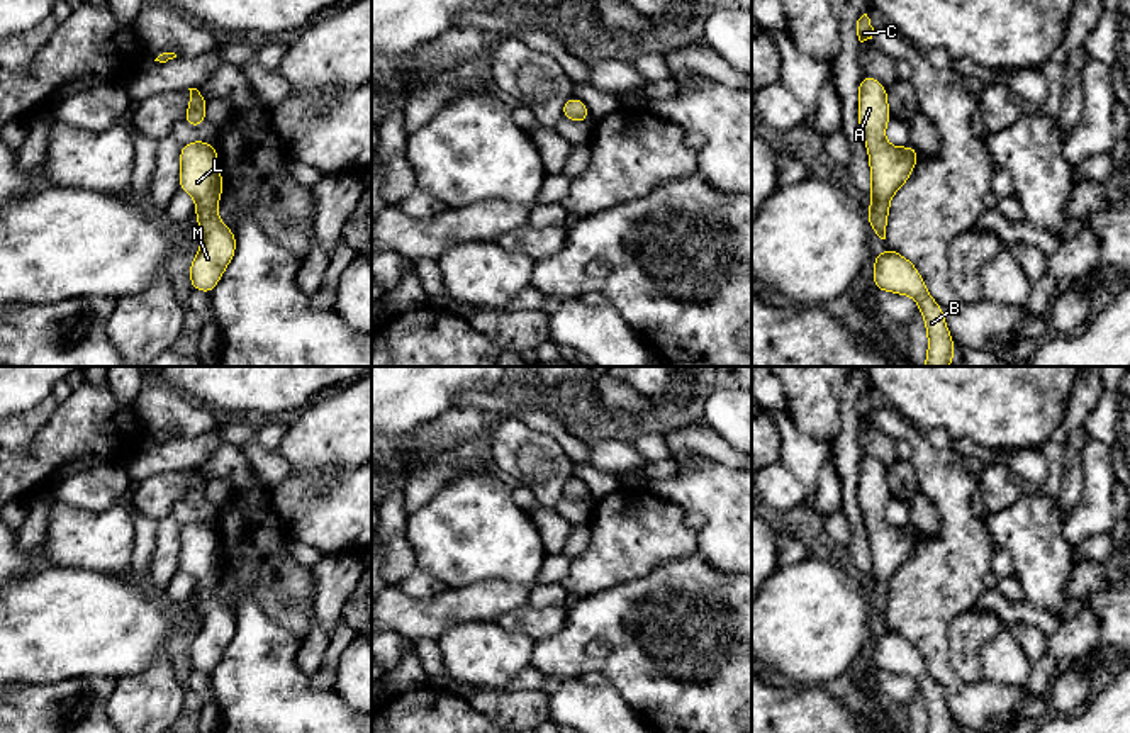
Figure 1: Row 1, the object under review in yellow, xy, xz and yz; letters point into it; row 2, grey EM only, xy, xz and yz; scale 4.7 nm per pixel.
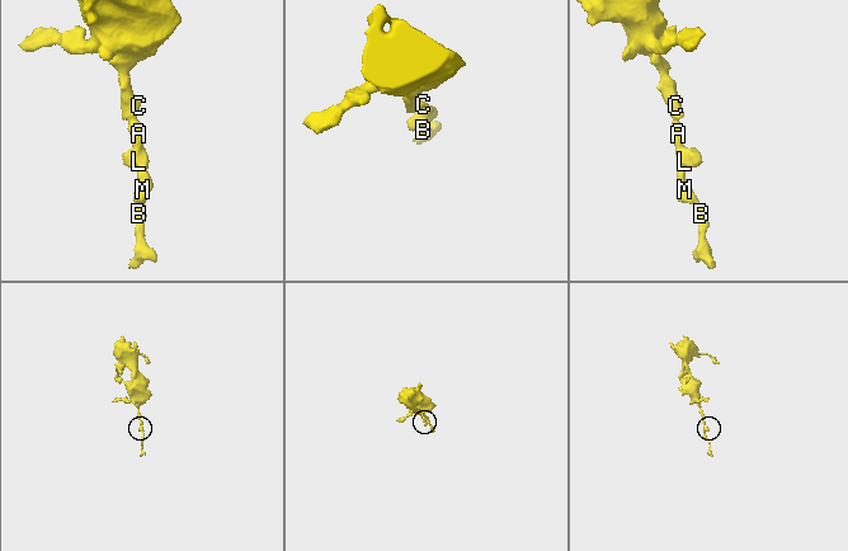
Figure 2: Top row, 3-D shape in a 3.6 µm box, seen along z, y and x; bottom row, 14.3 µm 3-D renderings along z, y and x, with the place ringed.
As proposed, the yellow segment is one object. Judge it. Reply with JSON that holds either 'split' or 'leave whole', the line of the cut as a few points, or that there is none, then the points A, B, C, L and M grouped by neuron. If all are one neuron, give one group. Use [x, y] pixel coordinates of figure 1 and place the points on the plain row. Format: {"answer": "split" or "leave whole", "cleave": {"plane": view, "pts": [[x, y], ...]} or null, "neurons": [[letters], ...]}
{"answer": "leave whole", "cleave": null, "neurons": [["A", "B", "C", "L", "M"]]}

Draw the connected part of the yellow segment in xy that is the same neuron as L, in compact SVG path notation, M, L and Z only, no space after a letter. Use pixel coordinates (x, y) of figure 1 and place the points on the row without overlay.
M192 521L180 529L182 572L195 579L202 623L190 645L193 670L210 674L236 633L236 616L217 596L222 558L214 524Z

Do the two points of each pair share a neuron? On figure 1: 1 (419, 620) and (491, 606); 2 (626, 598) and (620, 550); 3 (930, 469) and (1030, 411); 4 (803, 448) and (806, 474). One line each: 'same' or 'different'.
1: same
2: different
3: different
4: same

